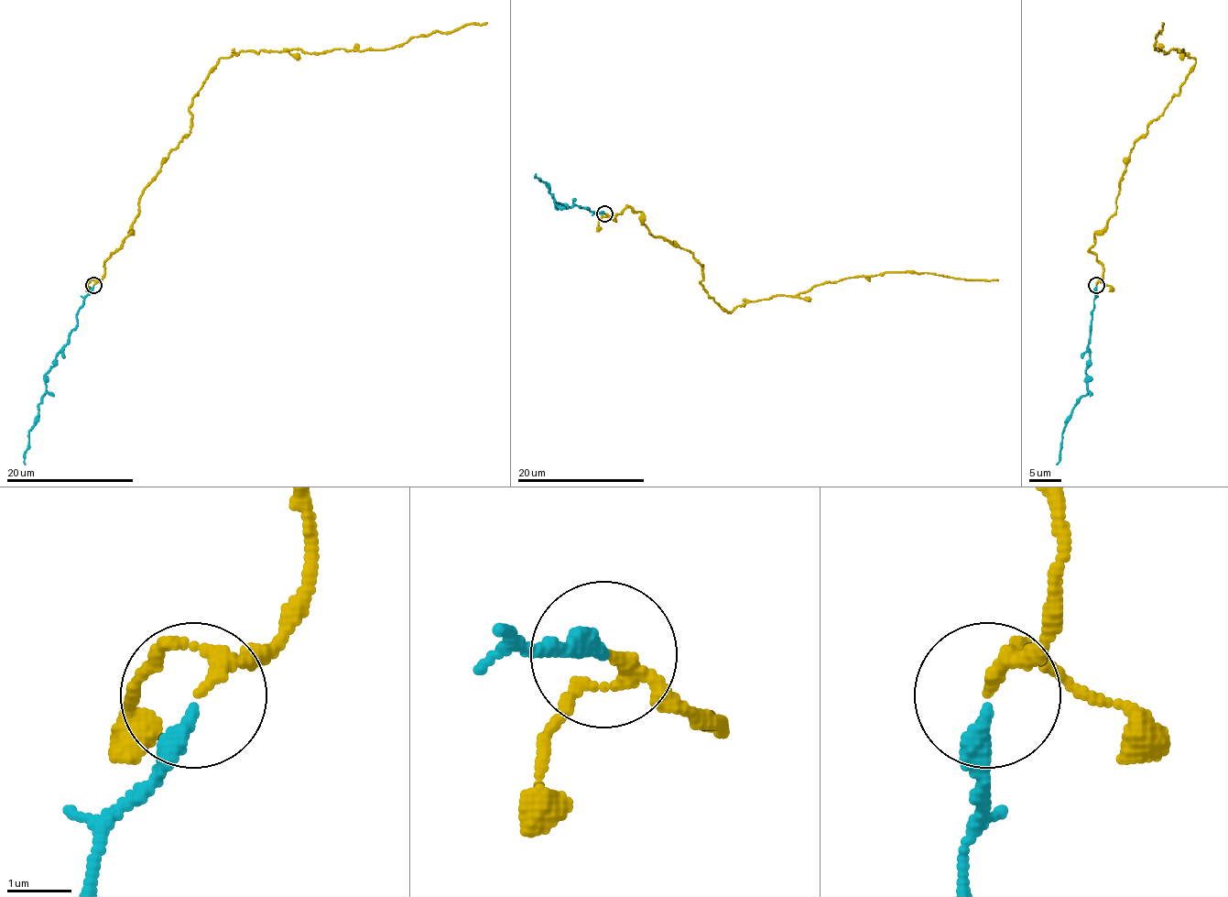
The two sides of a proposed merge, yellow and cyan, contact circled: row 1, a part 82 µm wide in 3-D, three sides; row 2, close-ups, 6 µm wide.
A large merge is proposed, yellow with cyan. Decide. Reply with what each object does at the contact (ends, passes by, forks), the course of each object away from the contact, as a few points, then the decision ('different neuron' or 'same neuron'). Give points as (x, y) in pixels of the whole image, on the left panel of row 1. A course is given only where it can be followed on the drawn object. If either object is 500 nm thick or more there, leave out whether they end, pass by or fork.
yellow passes by; cyan ends; course yellow (93, 285), (128, 235), (141, 191), (190, 131), (189, 107), (219, 60), (402, 47), (486, 23); course cyan (93, 285), (76, 315), (78, 324), (46, 374), (46, 393), (28, 433), (26, 464); same neuron

